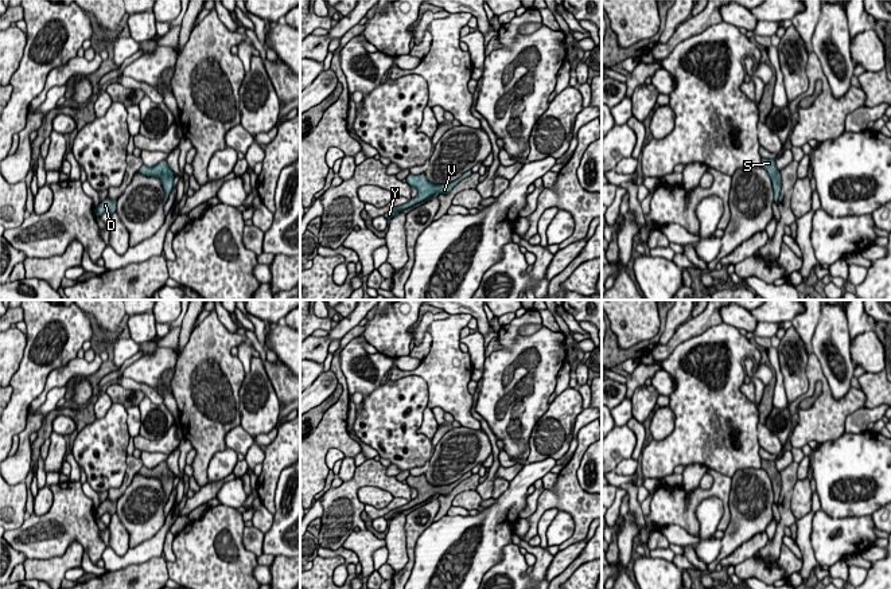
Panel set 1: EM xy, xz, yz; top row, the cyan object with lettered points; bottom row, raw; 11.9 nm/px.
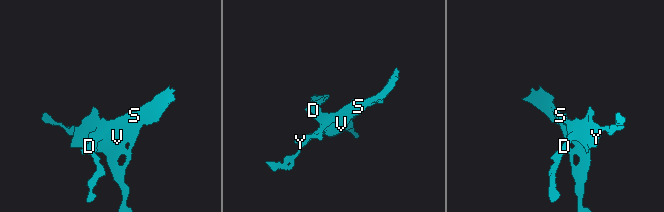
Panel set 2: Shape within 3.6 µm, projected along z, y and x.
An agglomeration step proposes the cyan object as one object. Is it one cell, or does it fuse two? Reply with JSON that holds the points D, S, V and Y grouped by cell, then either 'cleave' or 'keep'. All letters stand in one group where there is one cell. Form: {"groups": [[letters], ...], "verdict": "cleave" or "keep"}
{"groups": [["D", "S", "V", "Y"]], "verdict": "keep"}

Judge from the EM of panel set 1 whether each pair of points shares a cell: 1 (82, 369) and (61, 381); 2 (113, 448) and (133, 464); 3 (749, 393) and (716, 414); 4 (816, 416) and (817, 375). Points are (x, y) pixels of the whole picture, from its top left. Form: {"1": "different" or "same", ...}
{"1": "same", "2": "different", "3": "different", "4": "same"}

